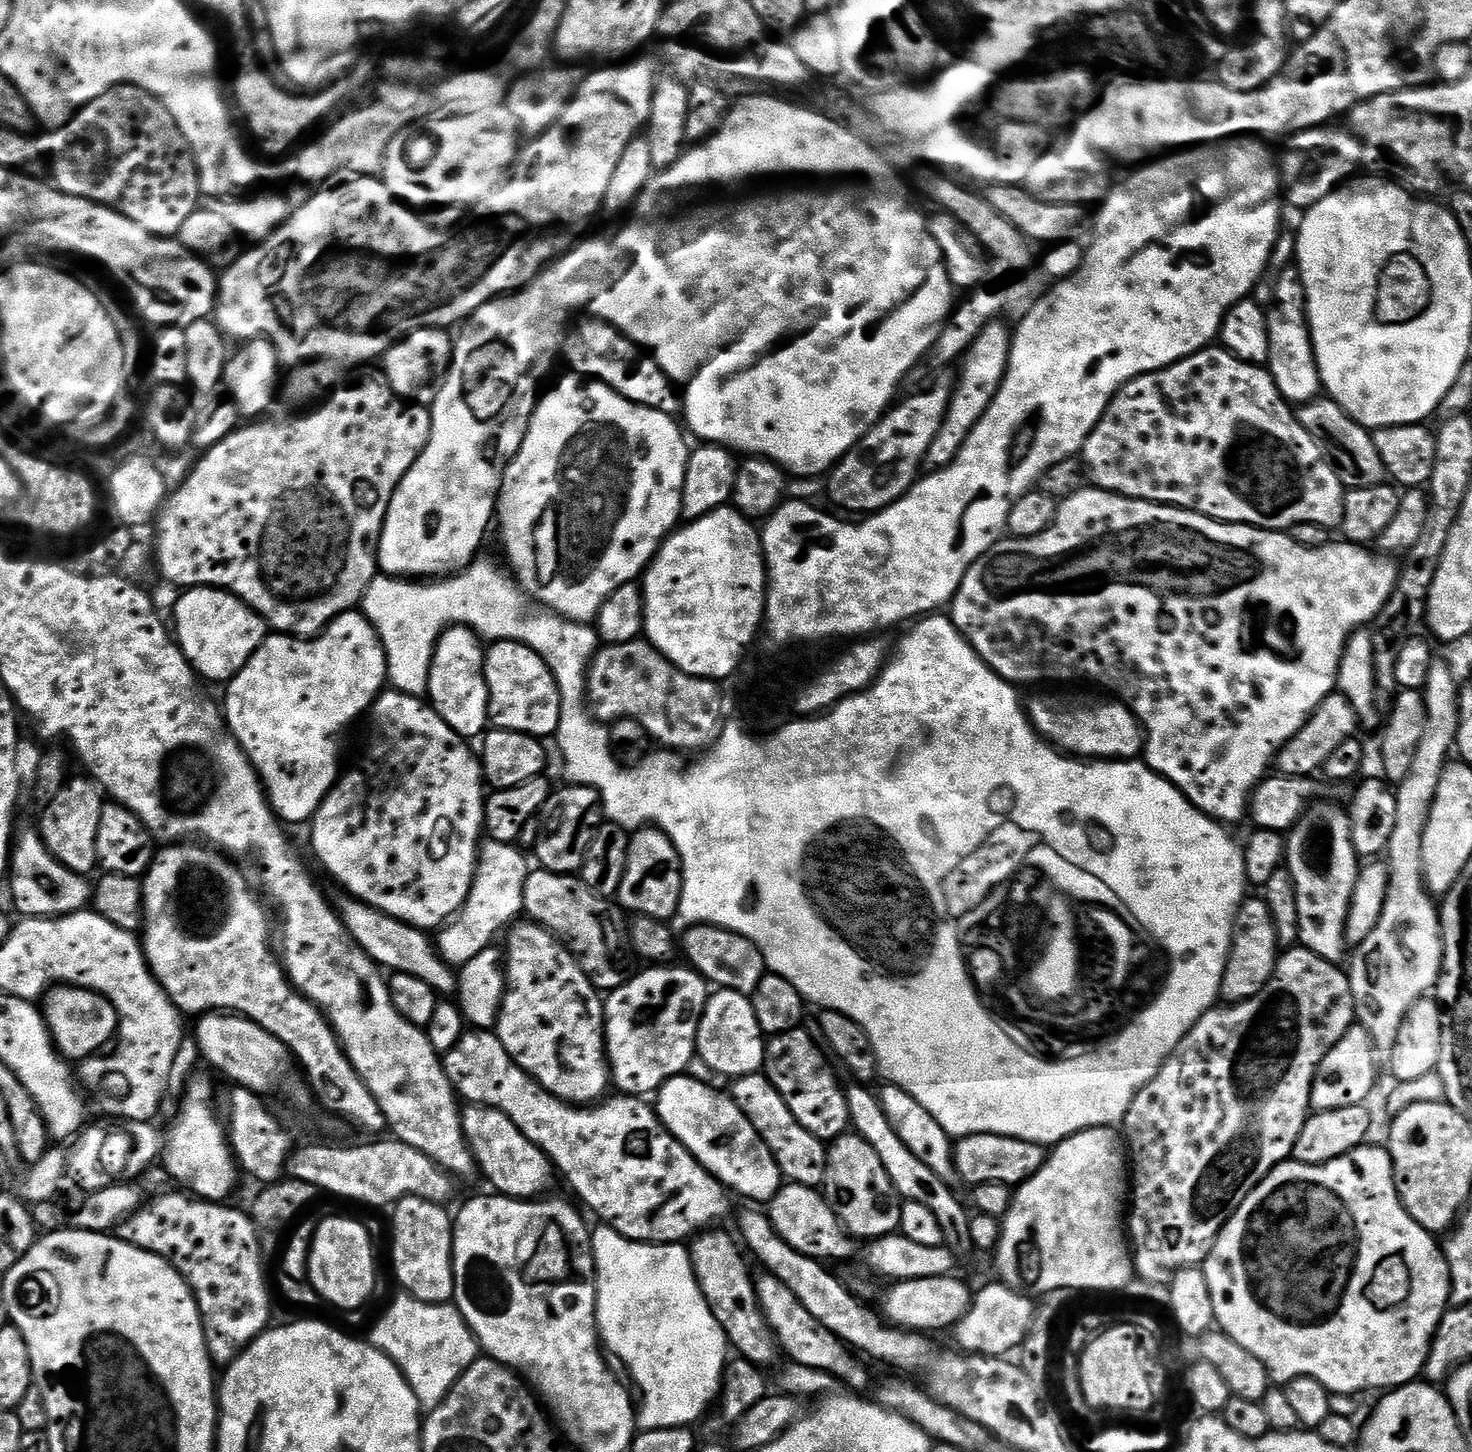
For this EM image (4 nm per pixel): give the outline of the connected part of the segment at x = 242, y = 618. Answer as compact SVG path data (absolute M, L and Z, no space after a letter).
M190 588L176 604L175 643L180 645L184 656L191 664L197 677L208 680L233 680L244 669L249 658L262 646L262 642L270 635L268 624L250 606L246 606L239 598L221 588Z

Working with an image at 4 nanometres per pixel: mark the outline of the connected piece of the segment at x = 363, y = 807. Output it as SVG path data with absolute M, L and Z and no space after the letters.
M385 690L376 697L370 709L372 729L369 730L368 749L364 752L364 761L360 768L352 768L337 779L336 785L328 792L328 796L320 804L320 809L310 821L312 827L312 848L320 859L320 864L345 888L347 895L354 900L369 904L374 910L386 914L390 918L400 920L415 928L436 930L447 925L463 908L468 900L472 883L475 880L476 864L479 861L482 837L485 835L484 802L486 799L486 781L484 769L479 755L472 753L472 748L465 737L460 736L446 723L427 699L411 696L405 692Z

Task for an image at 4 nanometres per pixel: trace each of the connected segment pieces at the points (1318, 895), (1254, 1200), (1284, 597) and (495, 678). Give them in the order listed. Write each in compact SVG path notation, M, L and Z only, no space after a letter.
M1317 803L1311 810L1305 812L1300 821L1296 823L1295 828L1287 833L1286 867L1288 875L1292 878L1298 902L1299 943L1322 958L1340 962L1343 961L1344 944L1346 945L1346 922L1356 885L1358 857L1354 850L1352 827L1348 821L1347 811L1343 807L1335 808L1332 804L1319 804Z
M1365 1142L1359 1148L1350 1150L1346 1154L1342 1154L1338 1158L1334 1158L1325 1164L1303 1164L1291 1158L1282 1164L1276 1164L1274 1170L1270 1170L1270 1174L1266 1174L1266 1178L1258 1186L1254 1186L1254 1190L1250 1190L1250 1194L1246 1194L1246 1202L1242 1202L1242 1206L1238 1206L1238 1210L1226 1222L1226 1226L1218 1234L1218 1238L1212 1243L1210 1254L1202 1265L1204 1277L1206 1278L1206 1286L1210 1290L1210 1298L1214 1302L1214 1314L1216 1315L1216 1324L1219 1331L1225 1332L1230 1338L1234 1338L1234 1342L1238 1342L1238 1346L1242 1346L1242 1350L1250 1350L1250 1354L1254 1354L1254 1358L1258 1358L1258 1362L1262 1362L1262 1366L1266 1366L1269 1381L1275 1382L1280 1386L1287 1386L1294 1378L1299 1376L1312 1376L1318 1382L1322 1382L1322 1386L1328 1388L1329 1393L1340 1396L1352 1396L1355 1392L1364 1392L1367 1388L1380 1388L1379 1390L1391 1390L1393 1388L1401 1388L1404 1384L1413 1383L1423 1373L1424 1363L1428 1357L1428 1351L1432 1345L1434 1334L1440 1325L1440 1319L1444 1317L1445 1312L1450 1307L1452 1298L1452 1279L1450 1278L1450 1266L1444 1257L1443 1247L1436 1244L1437 1237L1433 1233L1427 1232L1422 1226L1418 1226L1418 1222L1414 1222L1414 1218L1410 1218L1410 1214L1402 1206L1402 1202L1398 1198L1398 1190L1394 1182L1394 1166L1392 1159L1388 1153L1387 1147L1380 1146L1375 1148L1372 1142Z
M1085 486L1078 494L1059 501L1054 522L1045 532L1034 538L1001 539L985 556L978 558L962 578L950 605L950 619L967 638L970 647L1007 684L1021 686L1044 684L1047 680L1089 680L1117 692L1120 695L1117 697L1132 709L1143 729L1143 763L1180 789L1199 812L1205 812L1225 826L1233 826L1246 820L1256 785L1269 775L1287 740L1294 738L1321 702L1337 691L1340 659L1349 636L1371 625L1396 589L1398 564L1392 561L1395 559L1368 551L1372 550L1347 542L1333 542L1321 548L1298 546L1287 531L1268 532L1245 524L1224 524L1201 512L1152 504L1149 500L1132 500L1129 496Z
M513 640L495 641L487 649L484 658L484 673L488 683L488 719L497 729L506 732L521 732L537 738L555 737L556 727L560 721L560 691L554 682L554 674L542 662L542 658L525 644Z

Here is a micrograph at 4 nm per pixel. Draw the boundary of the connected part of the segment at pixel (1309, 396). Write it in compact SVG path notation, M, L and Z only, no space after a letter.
M1289 266L1277 278L1273 292L1273 302L1266 308L1268 314L1268 373L1274 378L1281 396L1293 406L1310 404L1321 395L1320 371L1316 365L1316 355L1312 345L1312 335L1308 329L1308 306L1304 302L1304 283L1300 269Z

